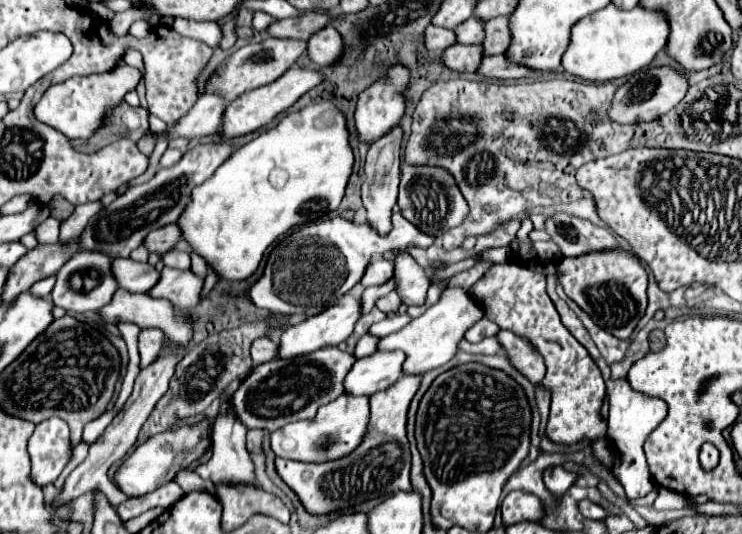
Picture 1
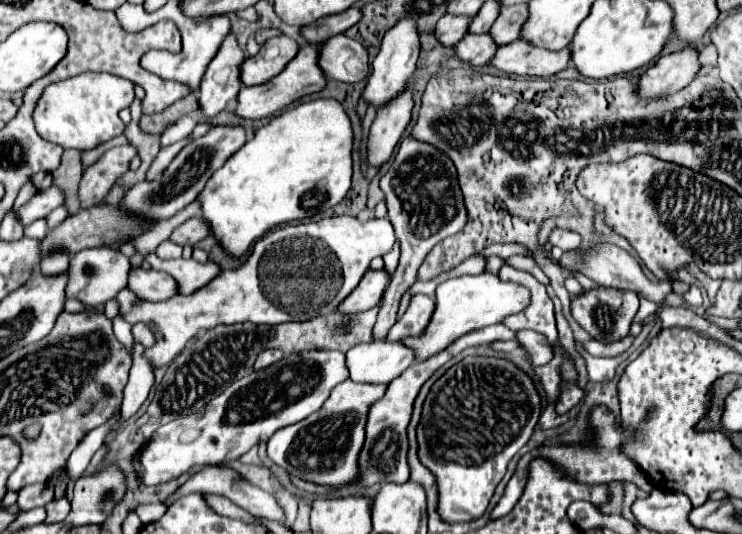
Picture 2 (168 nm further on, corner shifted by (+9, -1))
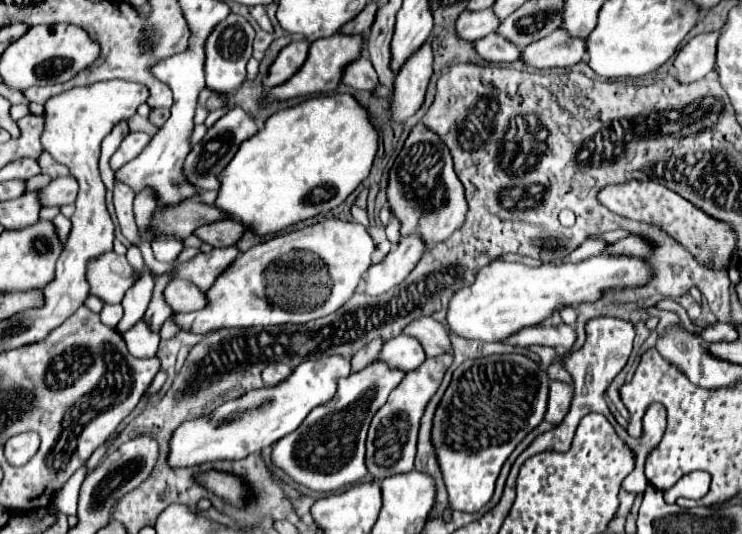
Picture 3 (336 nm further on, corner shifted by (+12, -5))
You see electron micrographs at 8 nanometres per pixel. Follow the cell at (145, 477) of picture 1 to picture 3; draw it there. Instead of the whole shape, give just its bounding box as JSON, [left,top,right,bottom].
[168,356,350,468]

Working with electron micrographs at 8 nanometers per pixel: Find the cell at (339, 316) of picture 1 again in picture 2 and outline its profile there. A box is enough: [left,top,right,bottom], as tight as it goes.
[339,270,391,314]

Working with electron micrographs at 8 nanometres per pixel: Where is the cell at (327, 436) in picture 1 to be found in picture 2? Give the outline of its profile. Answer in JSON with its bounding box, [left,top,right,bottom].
[267,380,387,488]

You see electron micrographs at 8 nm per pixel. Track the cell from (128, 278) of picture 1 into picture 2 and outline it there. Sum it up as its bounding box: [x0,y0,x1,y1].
[129,268,179,302]

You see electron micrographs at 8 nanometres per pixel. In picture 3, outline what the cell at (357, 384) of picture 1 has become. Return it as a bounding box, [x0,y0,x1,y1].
[376,334,426,372]

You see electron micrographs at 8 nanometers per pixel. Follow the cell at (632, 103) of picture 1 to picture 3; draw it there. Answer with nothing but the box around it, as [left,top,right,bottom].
[674,32,718,84]

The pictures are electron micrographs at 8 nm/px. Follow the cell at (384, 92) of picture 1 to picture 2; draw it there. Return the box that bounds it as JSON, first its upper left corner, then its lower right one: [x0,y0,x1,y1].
[363,16,419,106]

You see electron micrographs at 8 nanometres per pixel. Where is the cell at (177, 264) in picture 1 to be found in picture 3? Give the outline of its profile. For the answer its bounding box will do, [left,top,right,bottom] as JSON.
[152,238,182,262]

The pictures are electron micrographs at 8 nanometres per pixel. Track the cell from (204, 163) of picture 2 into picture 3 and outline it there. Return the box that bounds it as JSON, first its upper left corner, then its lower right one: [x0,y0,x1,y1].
[184,108,256,192]

